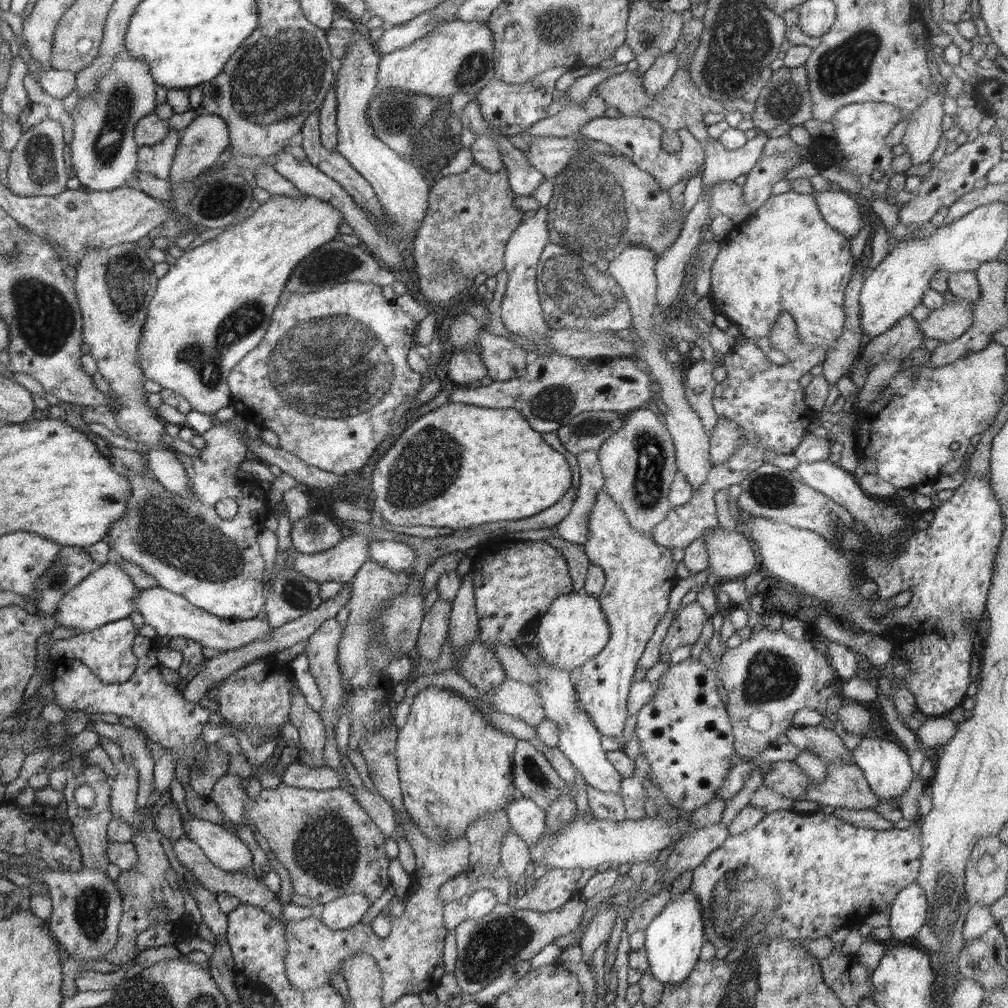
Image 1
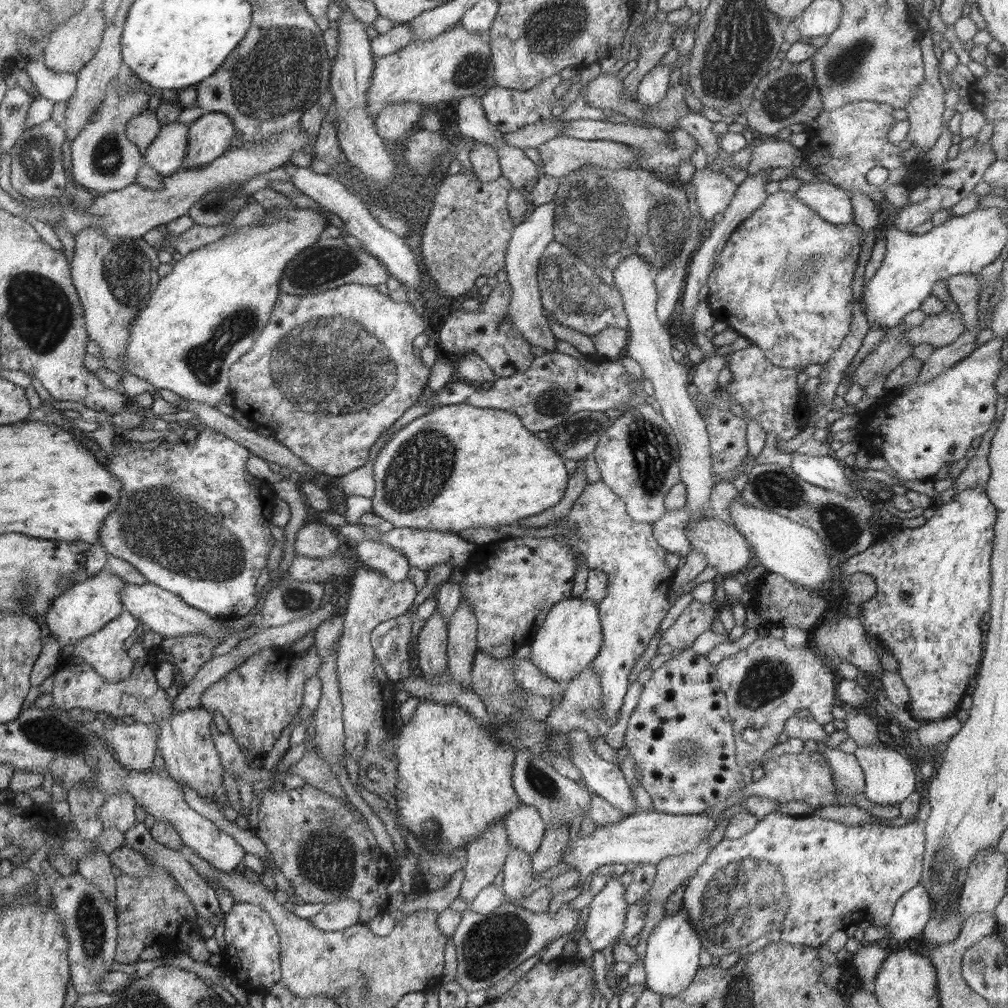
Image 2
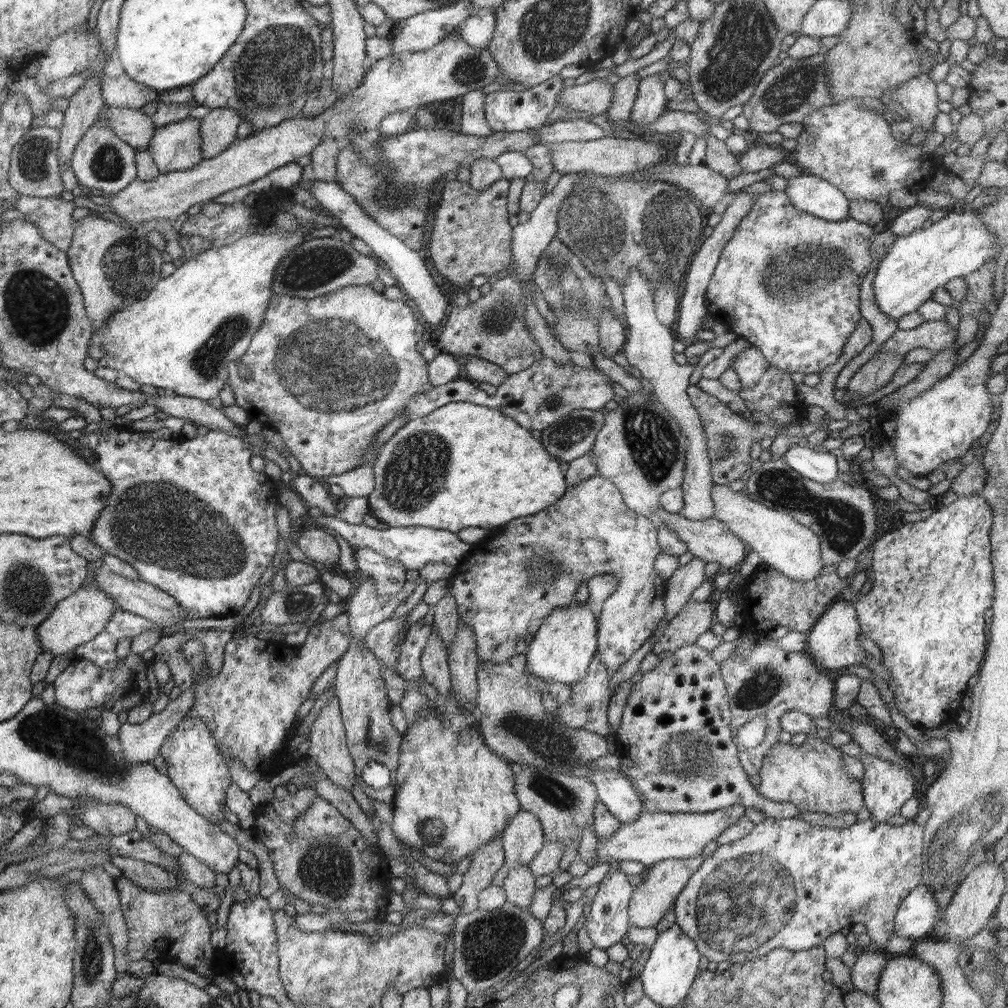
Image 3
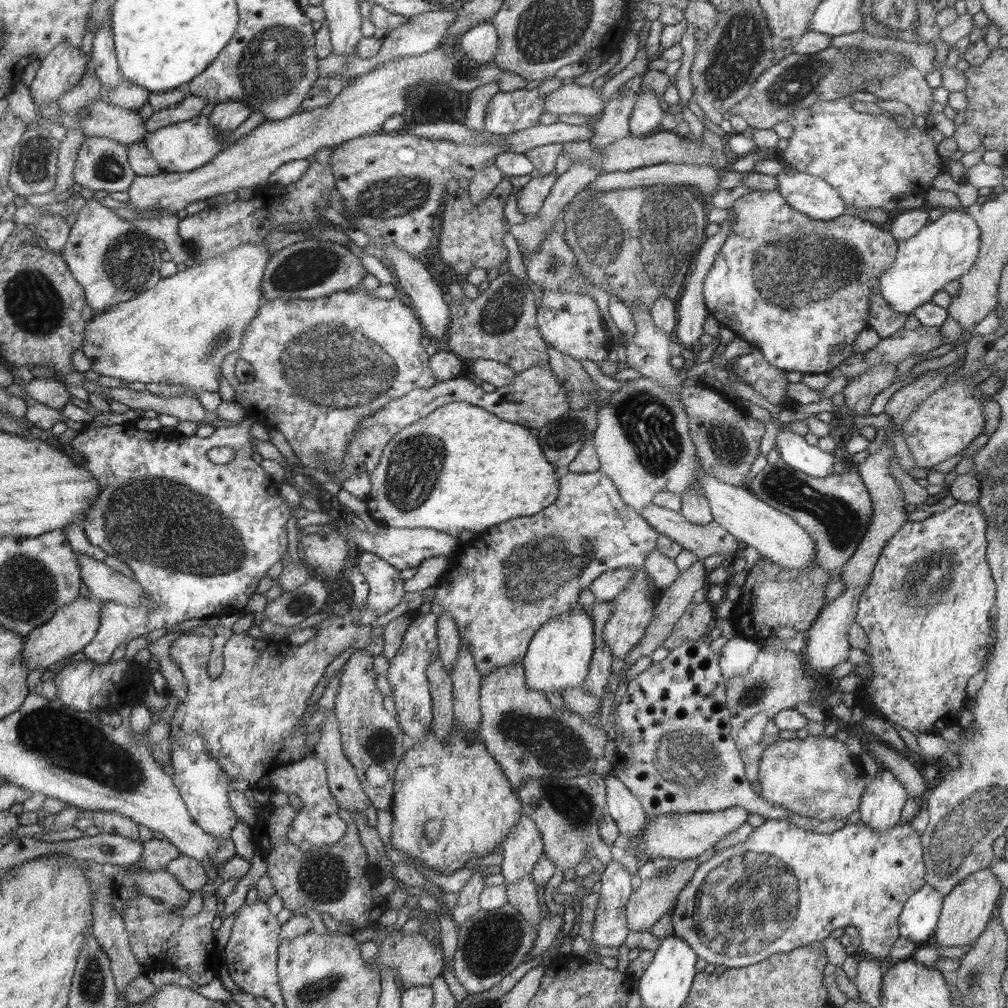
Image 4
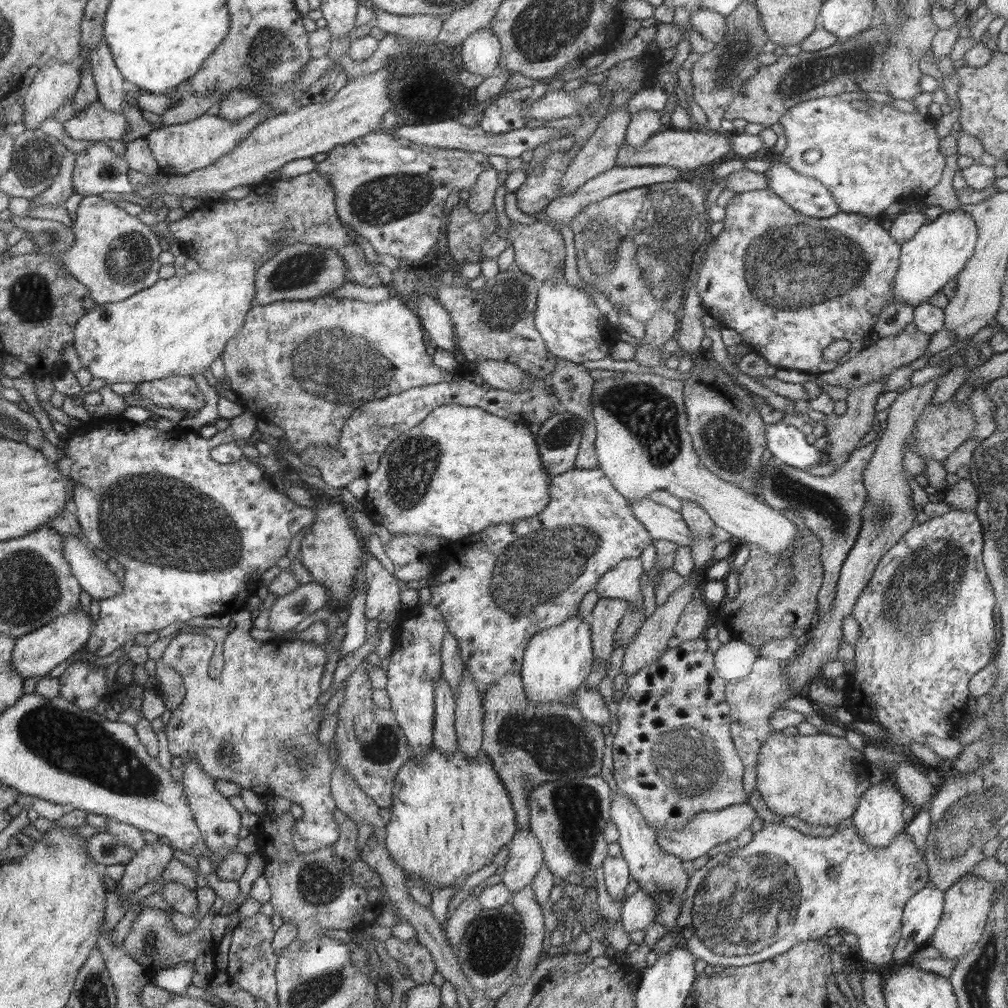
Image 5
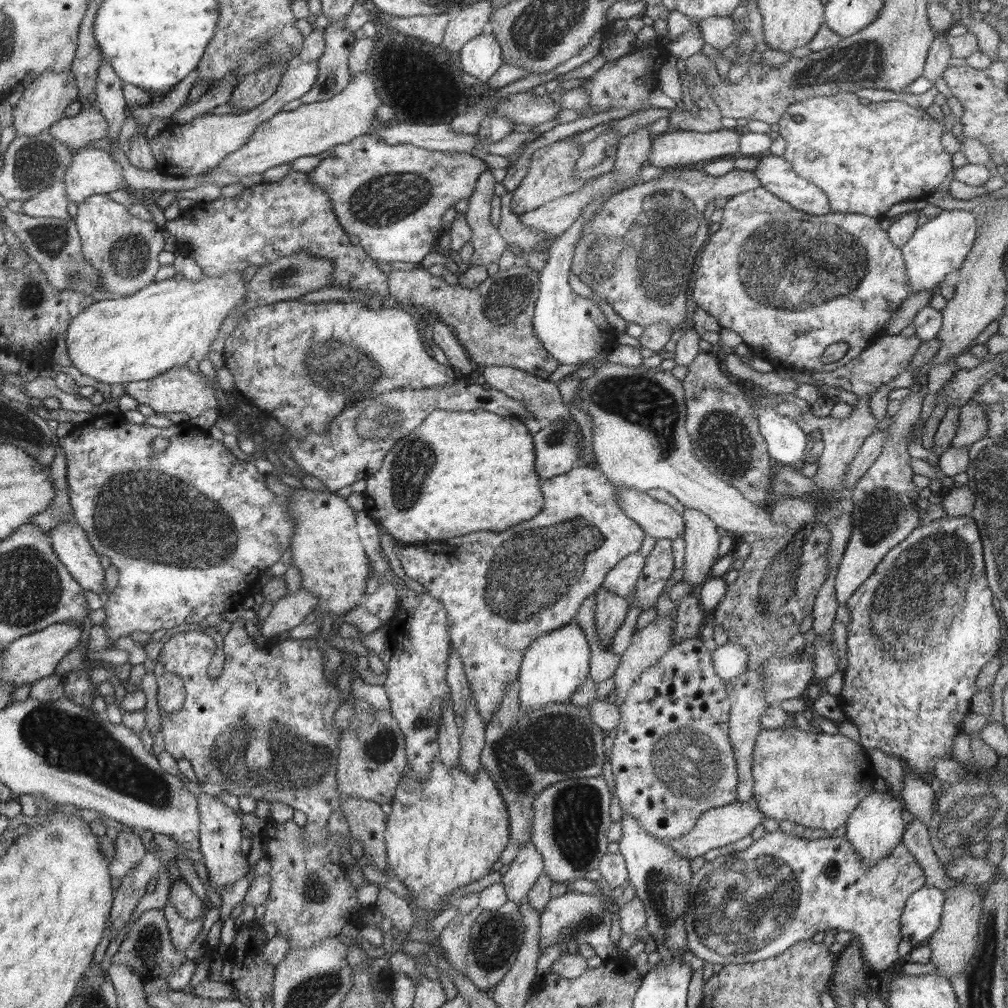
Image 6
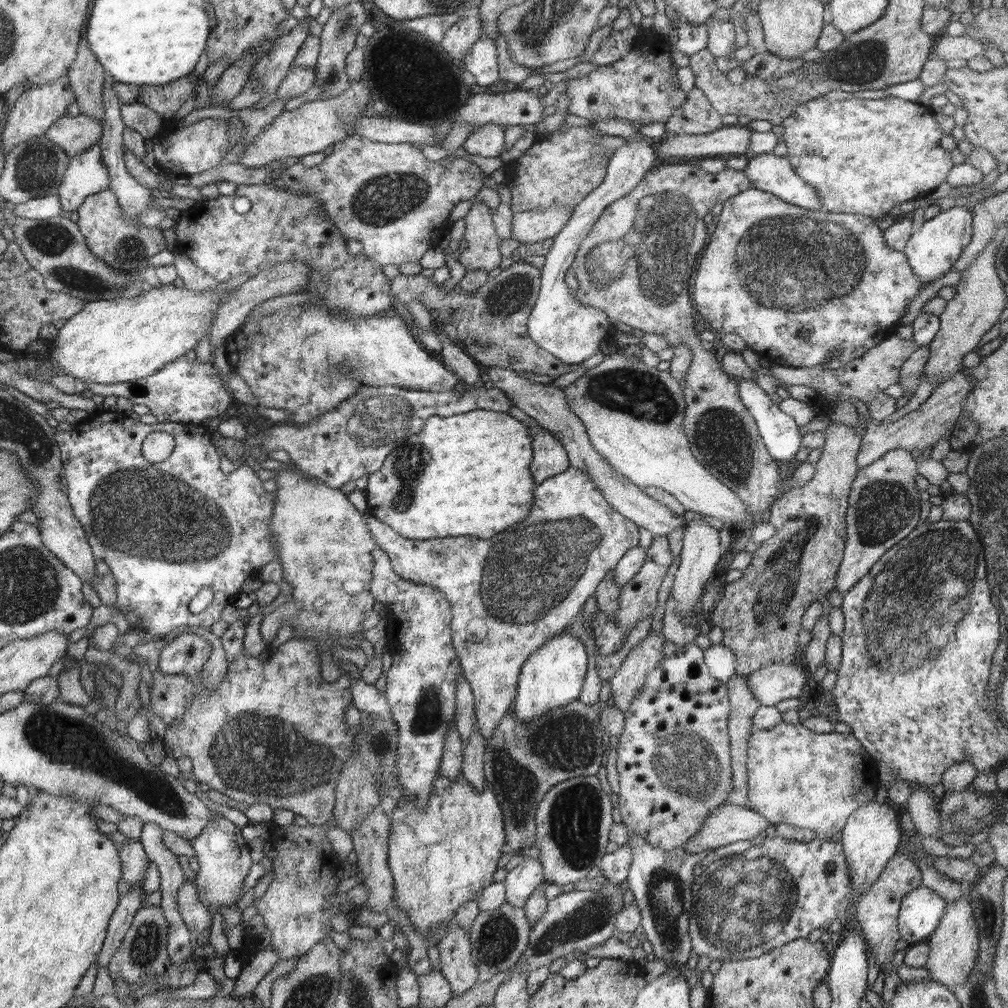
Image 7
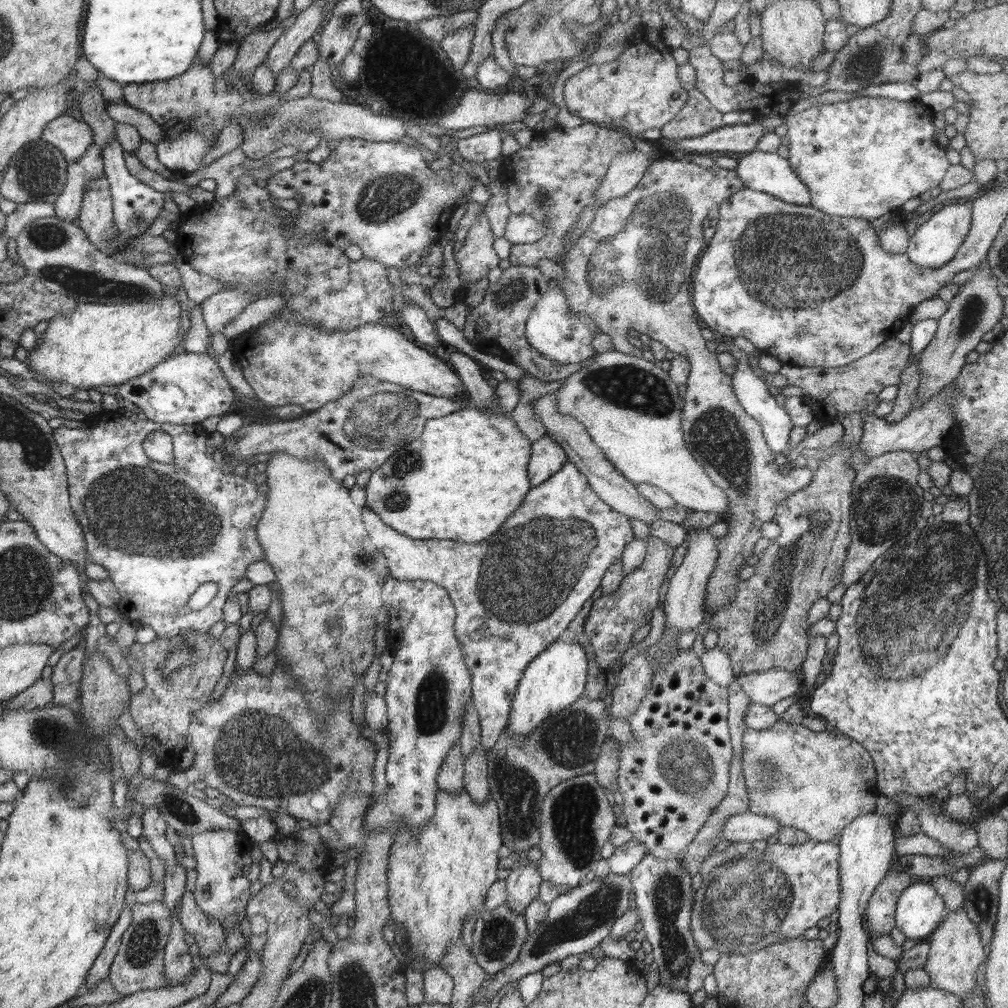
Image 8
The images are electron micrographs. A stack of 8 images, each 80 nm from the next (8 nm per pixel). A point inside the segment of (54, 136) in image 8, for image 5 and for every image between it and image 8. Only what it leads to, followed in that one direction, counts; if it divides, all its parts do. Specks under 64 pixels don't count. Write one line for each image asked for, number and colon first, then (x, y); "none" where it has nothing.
5: (97, 123)
6: (89, 124)
7: (74, 135)

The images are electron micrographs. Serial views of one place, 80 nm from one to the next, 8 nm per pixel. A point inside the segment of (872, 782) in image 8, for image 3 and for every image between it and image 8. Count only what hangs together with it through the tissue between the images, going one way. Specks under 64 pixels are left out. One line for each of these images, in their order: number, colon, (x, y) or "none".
3: (810, 776)
4: (819, 777)
5: (820, 779)
6: (814, 779)
7: (814, 781)

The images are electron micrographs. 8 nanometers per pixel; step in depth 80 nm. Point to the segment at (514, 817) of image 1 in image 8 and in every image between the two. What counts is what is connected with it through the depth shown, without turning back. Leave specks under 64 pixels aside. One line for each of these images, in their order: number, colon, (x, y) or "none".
2: (525, 827)
3: (523, 838)
4: (523, 848)
5: (525, 859)
6: (524, 871)
7: (520, 882)
8: (522, 884)

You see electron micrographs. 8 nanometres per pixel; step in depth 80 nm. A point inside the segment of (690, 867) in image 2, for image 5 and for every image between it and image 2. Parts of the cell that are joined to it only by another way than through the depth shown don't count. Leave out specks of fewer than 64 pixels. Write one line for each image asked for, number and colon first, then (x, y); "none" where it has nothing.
3: (651, 899)
4: (655, 897)
5: (639, 912)

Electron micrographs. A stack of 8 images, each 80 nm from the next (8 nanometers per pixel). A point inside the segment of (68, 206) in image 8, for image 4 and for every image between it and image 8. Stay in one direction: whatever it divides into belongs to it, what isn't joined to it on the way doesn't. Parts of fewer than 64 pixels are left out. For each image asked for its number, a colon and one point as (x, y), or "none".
4: (102, 163)
5: (98, 169)
6: (93, 171)
7: (87, 174)

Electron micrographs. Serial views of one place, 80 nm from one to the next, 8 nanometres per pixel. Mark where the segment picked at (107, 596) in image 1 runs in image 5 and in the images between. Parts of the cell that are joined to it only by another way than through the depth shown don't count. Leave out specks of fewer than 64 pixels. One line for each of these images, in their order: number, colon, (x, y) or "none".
2: (89, 605)
3: (77, 619)
4: (72, 628)
5: (35, 654)

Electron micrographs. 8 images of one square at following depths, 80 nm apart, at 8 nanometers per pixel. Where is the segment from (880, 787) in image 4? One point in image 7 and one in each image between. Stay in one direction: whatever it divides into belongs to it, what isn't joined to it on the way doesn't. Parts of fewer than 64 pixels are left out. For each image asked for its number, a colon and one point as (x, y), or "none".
5: (878, 818)
6: (876, 827)
7: (872, 836)

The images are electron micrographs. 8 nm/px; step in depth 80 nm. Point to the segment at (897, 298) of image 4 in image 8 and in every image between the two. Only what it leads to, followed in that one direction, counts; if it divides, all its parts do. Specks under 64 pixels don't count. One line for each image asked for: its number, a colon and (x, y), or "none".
5: (937, 253)
6: (937, 249)
7: (932, 251)
8: (935, 242)

